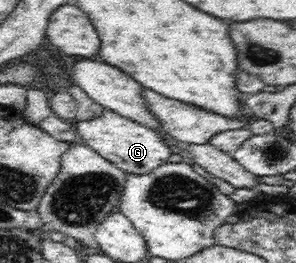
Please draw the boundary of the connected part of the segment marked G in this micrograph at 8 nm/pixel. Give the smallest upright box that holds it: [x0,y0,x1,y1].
[74,107,172,174]

